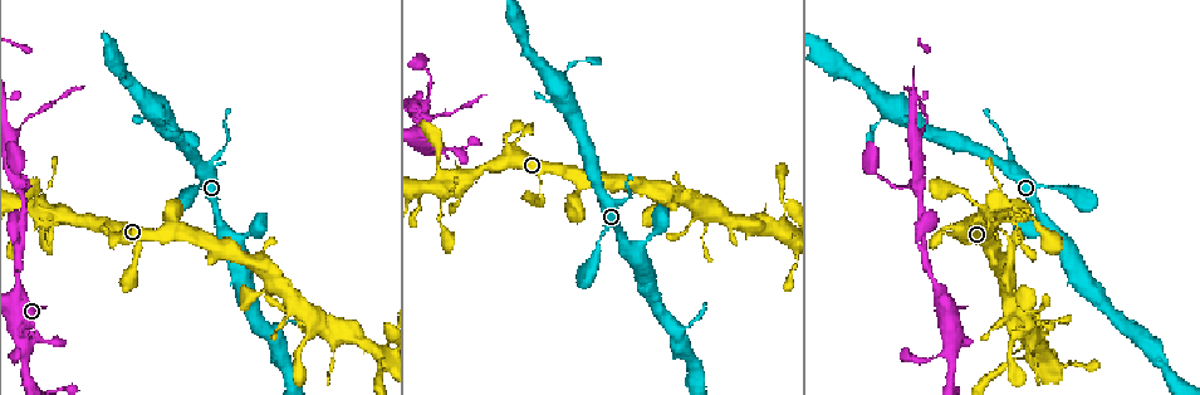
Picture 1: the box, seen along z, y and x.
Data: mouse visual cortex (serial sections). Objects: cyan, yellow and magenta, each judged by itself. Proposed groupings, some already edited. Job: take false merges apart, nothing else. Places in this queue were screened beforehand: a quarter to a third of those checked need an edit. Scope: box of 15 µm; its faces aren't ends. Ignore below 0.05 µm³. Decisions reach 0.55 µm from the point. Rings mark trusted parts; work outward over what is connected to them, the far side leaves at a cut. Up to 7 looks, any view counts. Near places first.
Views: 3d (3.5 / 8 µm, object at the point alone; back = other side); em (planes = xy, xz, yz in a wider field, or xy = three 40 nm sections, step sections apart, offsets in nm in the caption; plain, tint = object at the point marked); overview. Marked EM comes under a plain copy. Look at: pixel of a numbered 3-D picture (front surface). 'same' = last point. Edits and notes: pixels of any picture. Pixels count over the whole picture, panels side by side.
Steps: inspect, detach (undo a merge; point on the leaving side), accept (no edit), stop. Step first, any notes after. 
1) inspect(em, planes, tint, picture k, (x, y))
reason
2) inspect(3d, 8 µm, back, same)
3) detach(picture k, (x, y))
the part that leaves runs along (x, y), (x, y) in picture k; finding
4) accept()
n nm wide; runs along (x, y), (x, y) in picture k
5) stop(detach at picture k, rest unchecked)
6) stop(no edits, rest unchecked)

inspect(3d, 3.5 µm, picture 1, (46, 341))

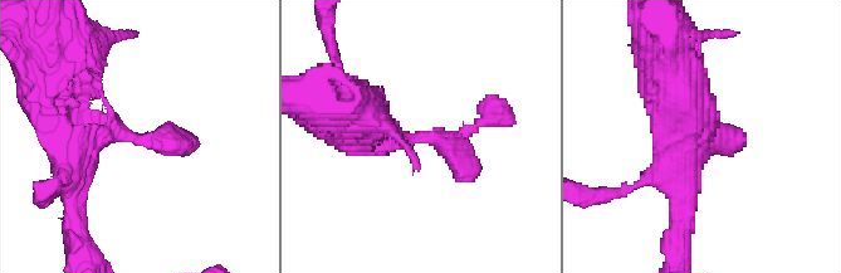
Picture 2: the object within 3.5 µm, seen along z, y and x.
inspect(em, xy, step 5, tint, picture 2, (140, 140))
now the EM

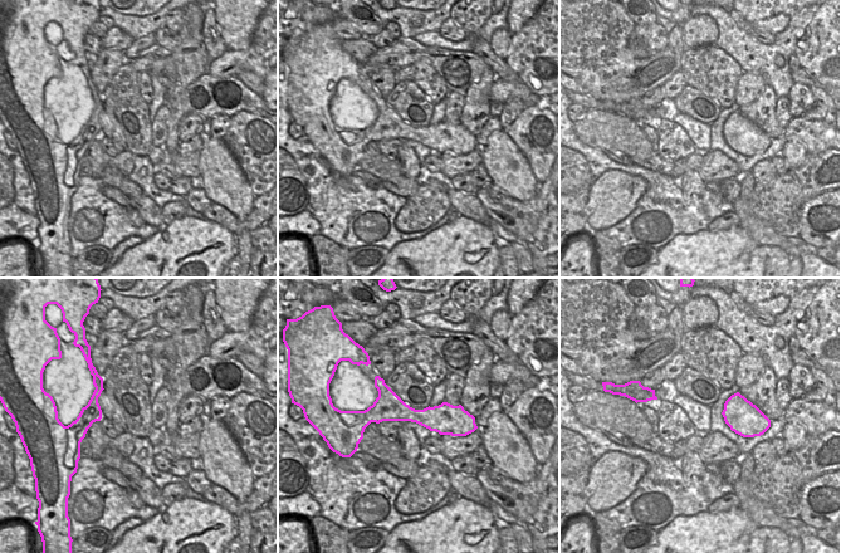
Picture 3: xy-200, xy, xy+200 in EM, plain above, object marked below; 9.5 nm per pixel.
accept()
all the same cell

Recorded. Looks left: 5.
inspect(3d, 3.5 µm, picture 1, (419, 207))
thin neck

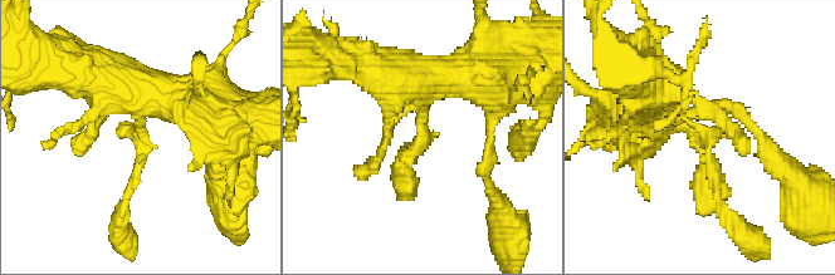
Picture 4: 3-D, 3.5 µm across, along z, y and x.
inspect(em, xy, step 3, tint, picture 4, (140, 154))
shape alone is not enough

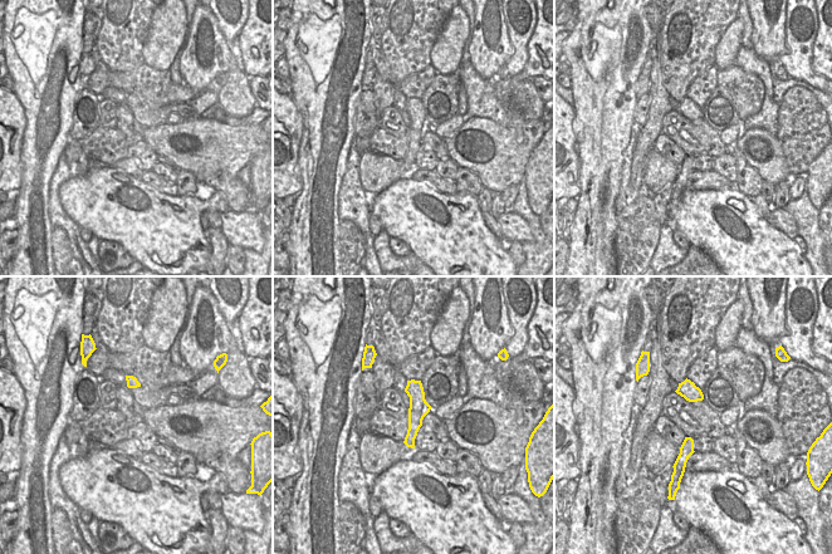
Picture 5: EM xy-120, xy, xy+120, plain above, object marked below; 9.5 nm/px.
accept()
one cell here

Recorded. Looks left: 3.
inspect(3d, 3.5 µm, picture 1, (918, 196))
small branch off a trunk

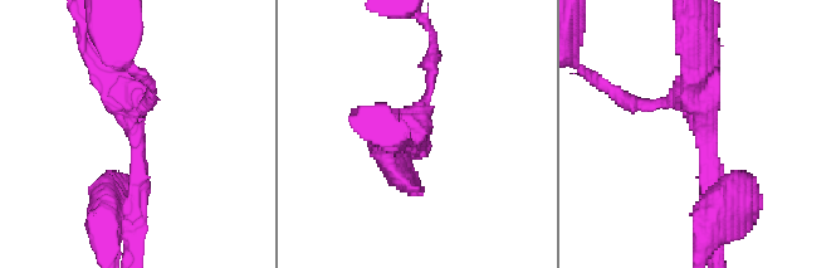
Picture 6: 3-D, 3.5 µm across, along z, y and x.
inspect(em, xy, step 3, tint, picture 6, (139, 133))
now the EM

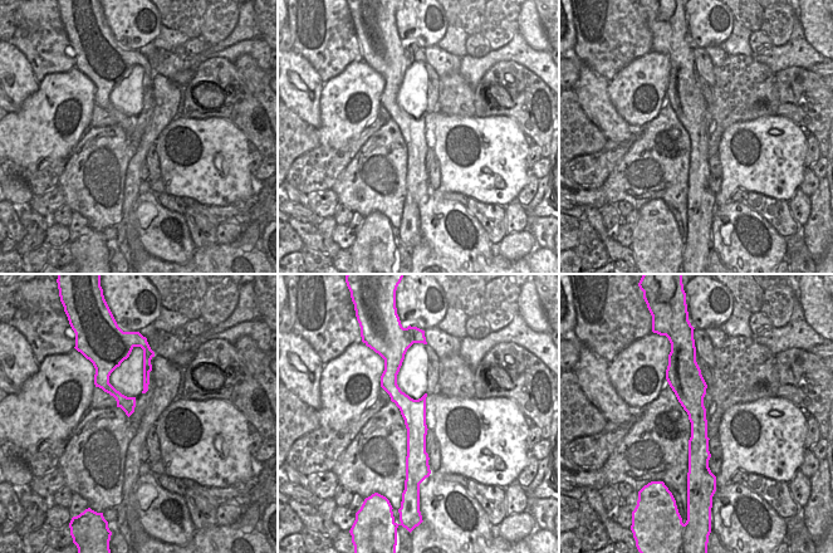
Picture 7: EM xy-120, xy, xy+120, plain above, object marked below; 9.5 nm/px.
accept()
arms of 150, 250, 350 nm; runs along (692, 362), (699, 461), (705, 468) in picture 7; all the same cell

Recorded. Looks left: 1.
stop(no edits, rest unchecked)

